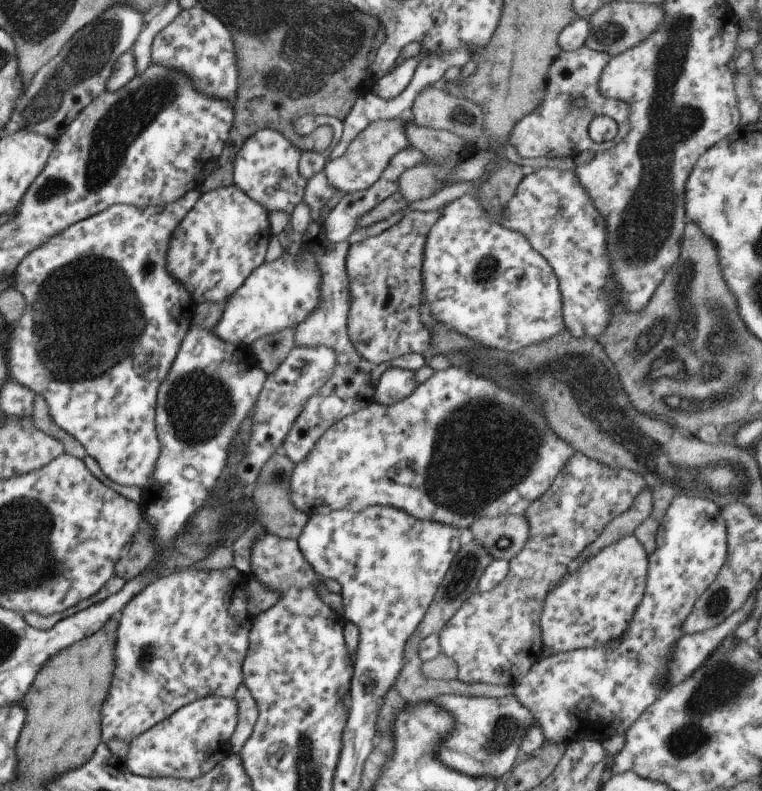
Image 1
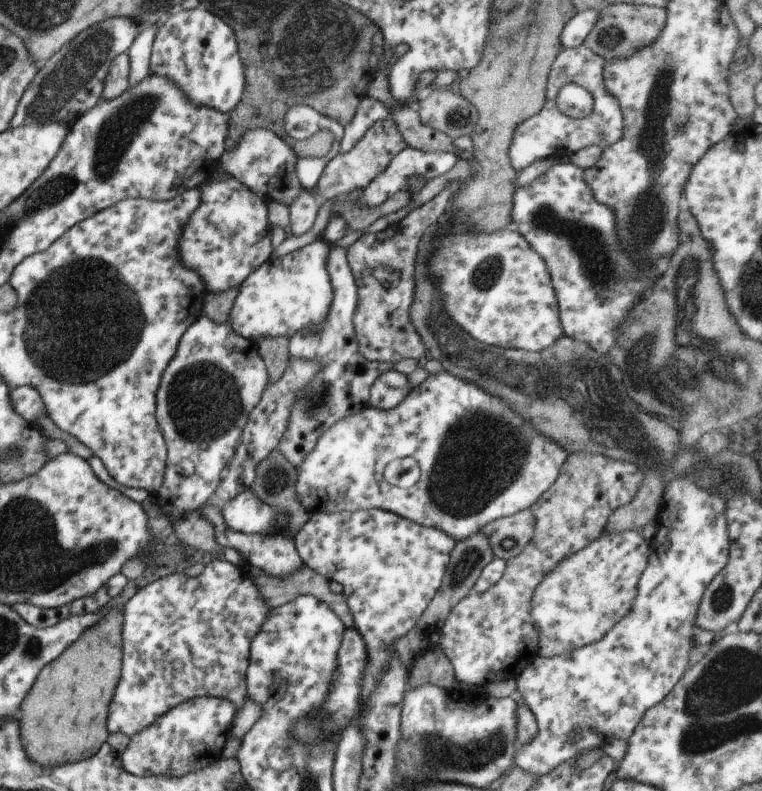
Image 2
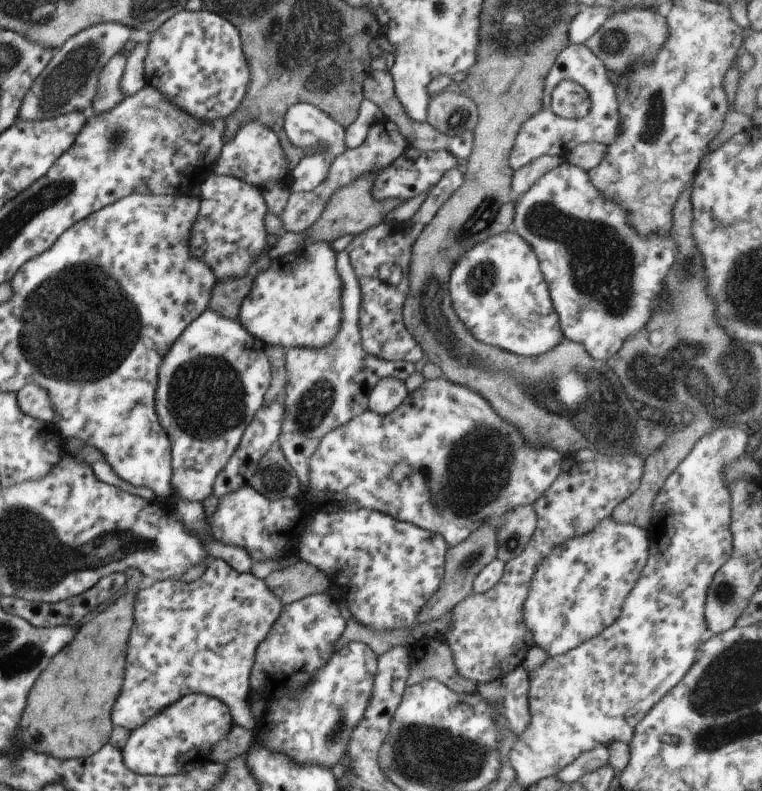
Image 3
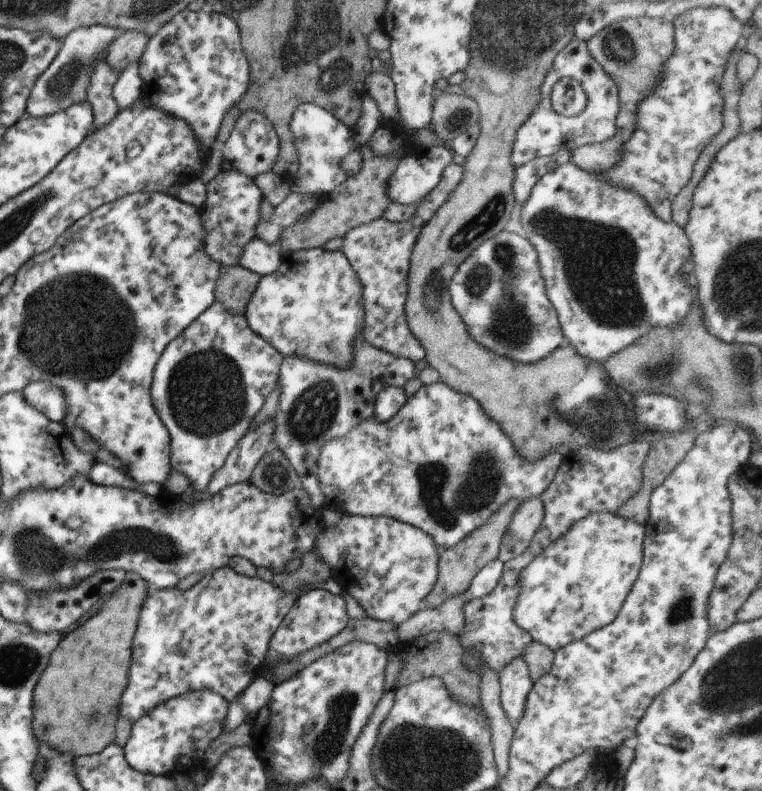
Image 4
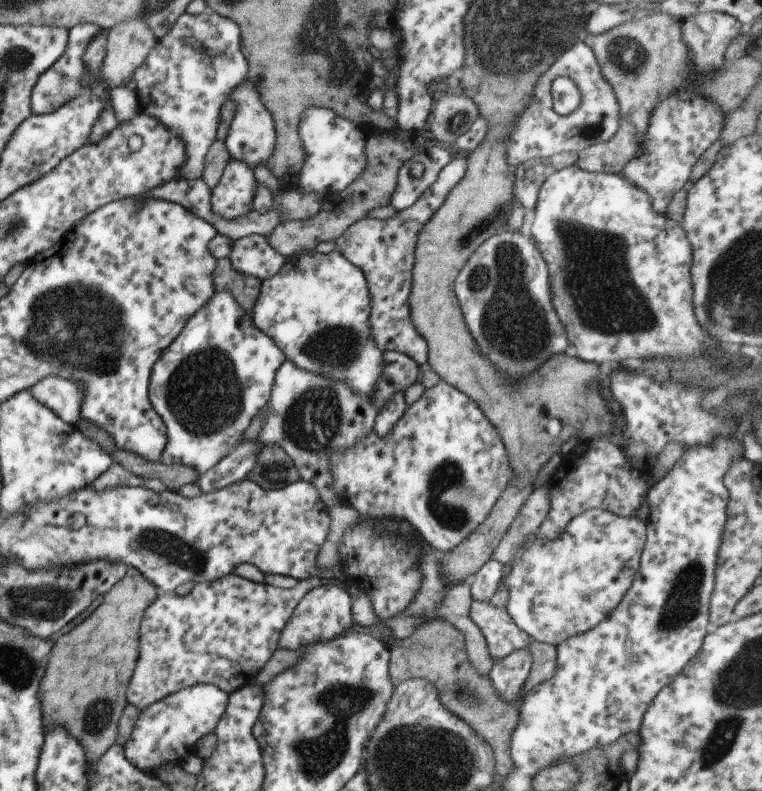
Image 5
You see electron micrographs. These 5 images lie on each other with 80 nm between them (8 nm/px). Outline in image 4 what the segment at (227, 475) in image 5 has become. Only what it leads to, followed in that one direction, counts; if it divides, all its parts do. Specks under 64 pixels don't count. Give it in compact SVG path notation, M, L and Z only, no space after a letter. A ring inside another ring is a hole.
M267 418L261 426L247 430L239 443L227 454L219 470L209 478L205 492L217 494L231 484L248 482L253 468L264 452L272 446L273 419Z

